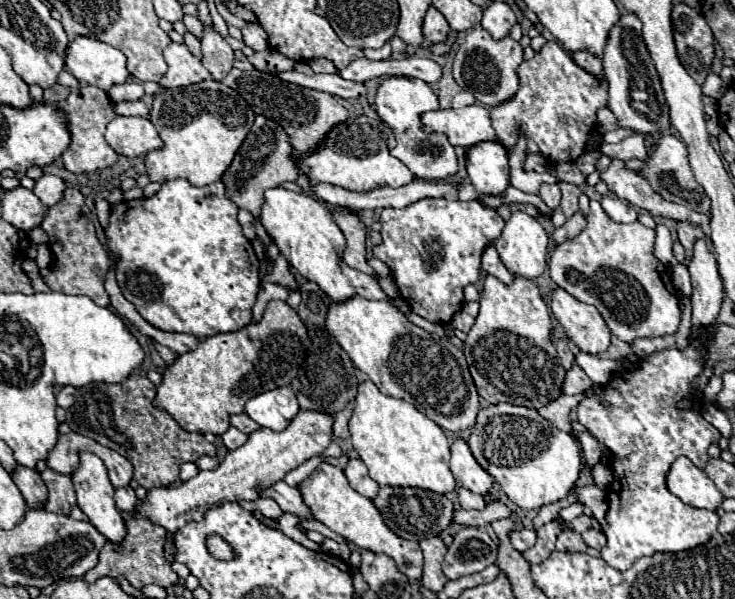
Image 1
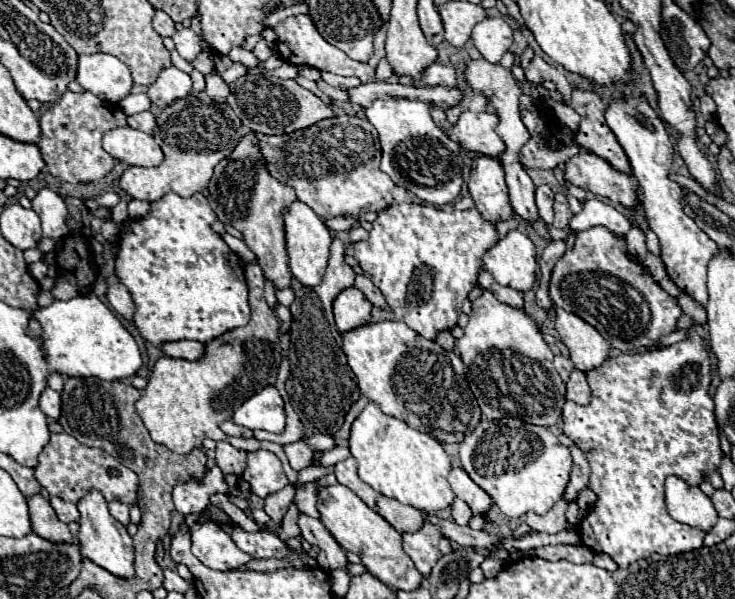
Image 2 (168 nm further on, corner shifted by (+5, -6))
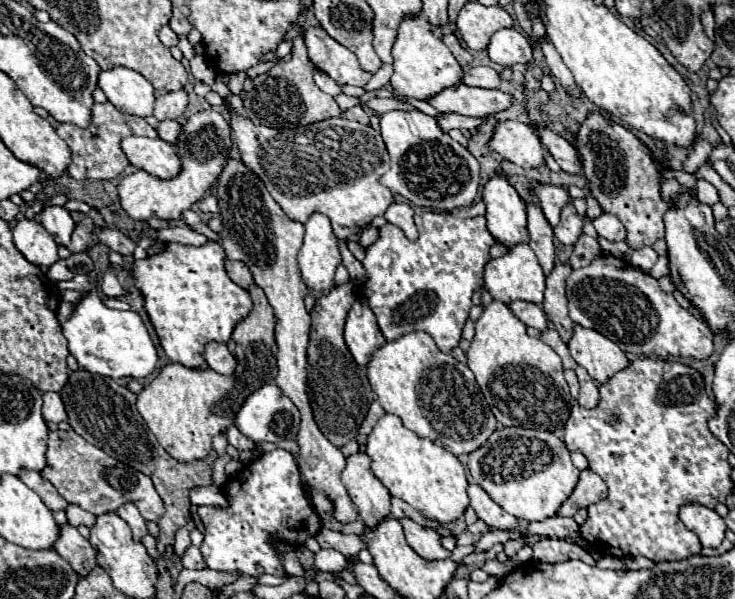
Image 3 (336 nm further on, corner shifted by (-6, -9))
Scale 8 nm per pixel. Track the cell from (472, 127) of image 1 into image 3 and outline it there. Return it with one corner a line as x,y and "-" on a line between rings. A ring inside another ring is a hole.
505,120
497,126
491,142
491,150
501,158
521,168
545,166
545,150
529,124
517,120

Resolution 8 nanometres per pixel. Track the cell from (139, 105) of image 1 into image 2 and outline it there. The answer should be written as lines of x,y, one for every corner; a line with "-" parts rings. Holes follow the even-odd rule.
142,111
142,113
130,115
128,117
128,125
134,127
134,129
138,129
138,131
152,133
152,129
154,129
154,115
150,111

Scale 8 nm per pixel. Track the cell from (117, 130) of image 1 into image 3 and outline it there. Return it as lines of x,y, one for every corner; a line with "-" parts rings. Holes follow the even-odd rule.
129,136
123,140
121,146
135,168
145,170
155,178
169,180
175,178
181,170
181,160
175,154
175,148
161,138
151,140
151,138

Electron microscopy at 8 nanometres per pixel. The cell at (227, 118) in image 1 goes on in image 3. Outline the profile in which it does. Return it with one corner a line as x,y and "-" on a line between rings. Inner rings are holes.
203,110
189,116
183,124
183,134
177,142
177,154
181,158
183,170
171,180
151,178
147,172
137,170
119,182
119,202
127,216
135,222
147,222
149,218
175,220
183,210
189,210
199,198
203,198
211,184
219,178
227,154
231,148
231,128
225,118
215,110

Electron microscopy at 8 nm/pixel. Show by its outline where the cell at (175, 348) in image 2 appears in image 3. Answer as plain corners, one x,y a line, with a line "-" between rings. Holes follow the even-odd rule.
209,342
205,346
205,360
207,360
209,368
219,374
233,374
235,366
237,366
235,356
227,350
225,344
219,344
219,342

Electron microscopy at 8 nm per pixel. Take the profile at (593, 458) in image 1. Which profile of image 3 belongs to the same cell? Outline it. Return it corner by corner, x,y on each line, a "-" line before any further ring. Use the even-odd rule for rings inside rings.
583,470
579,476
579,482
567,502
559,508
557,516
573,516
579,508
587,508
589,504
595,504
607,496
605,482
591,470

